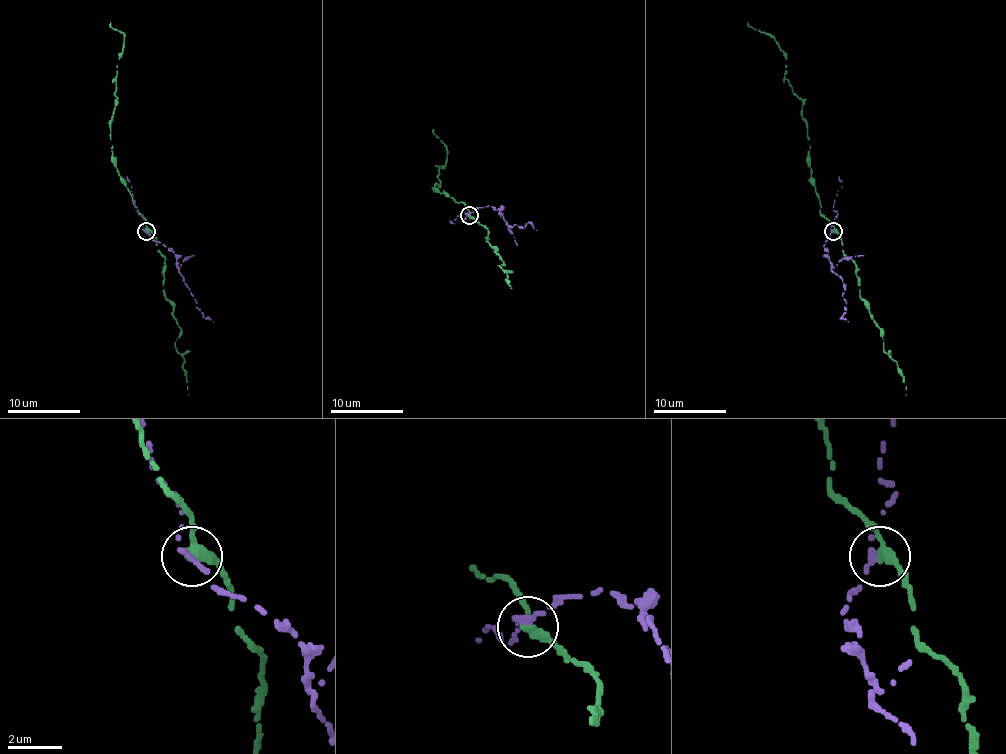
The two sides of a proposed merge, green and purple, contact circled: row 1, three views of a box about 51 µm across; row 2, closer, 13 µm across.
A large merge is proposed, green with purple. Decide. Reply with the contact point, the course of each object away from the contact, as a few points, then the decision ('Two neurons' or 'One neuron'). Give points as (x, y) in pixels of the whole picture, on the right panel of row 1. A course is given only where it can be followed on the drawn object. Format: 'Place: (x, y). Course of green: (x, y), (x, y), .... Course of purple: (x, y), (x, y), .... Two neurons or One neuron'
Place: (833, 231). Course of green: (833, 230), (820, 212), (809, 167), (807, 123), (802, 100), (784, 76), (786, 55), (748, 22). Course of purple: (833, 230), (824, 248), (844, 286), (846, 310), (840, 317), (847, 321). Two neurons

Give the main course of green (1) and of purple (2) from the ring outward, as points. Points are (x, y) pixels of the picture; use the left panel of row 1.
1: (146, 230), (146, 219), (139, 212), (115, 167), (110, 123), (124, 35), (113, 29), (110, 22)
2: (146, 230), (151, 239), (175, 254), (177, 268), (186, 286), (206, 317), (213, 321)

